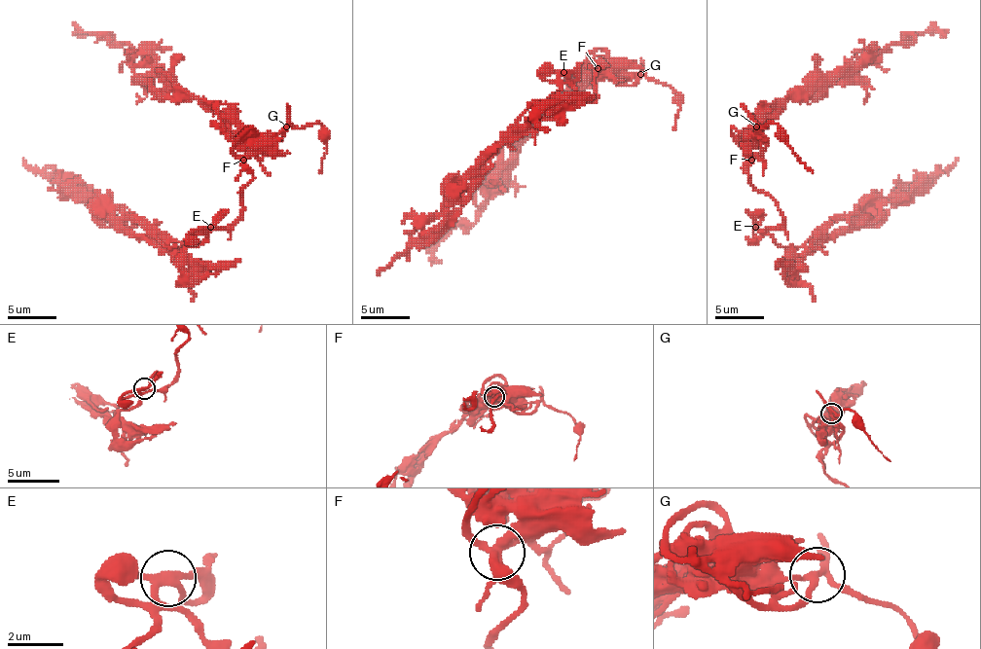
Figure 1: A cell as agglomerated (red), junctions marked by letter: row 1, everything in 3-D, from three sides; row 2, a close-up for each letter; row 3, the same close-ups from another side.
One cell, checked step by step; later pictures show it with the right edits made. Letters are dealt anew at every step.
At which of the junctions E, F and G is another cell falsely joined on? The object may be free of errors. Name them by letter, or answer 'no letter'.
no letter

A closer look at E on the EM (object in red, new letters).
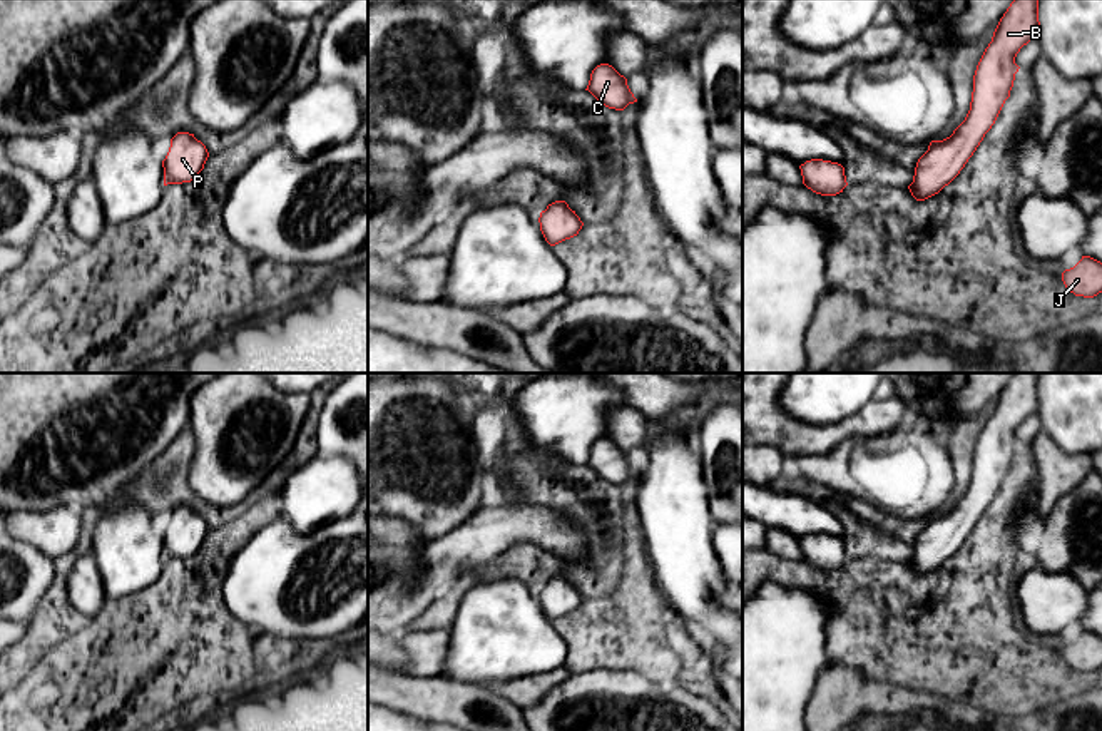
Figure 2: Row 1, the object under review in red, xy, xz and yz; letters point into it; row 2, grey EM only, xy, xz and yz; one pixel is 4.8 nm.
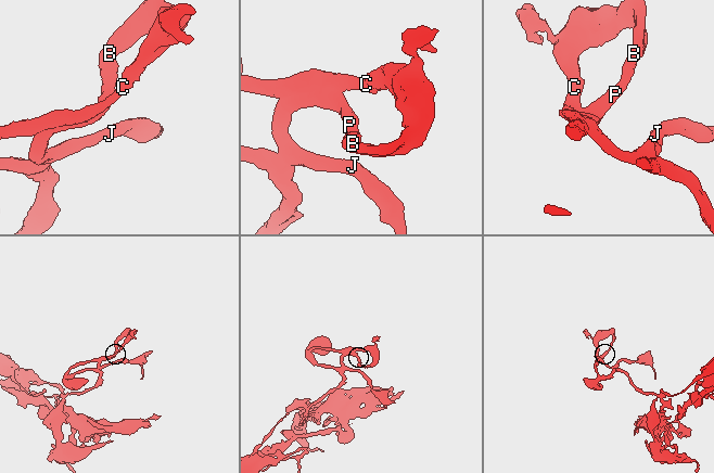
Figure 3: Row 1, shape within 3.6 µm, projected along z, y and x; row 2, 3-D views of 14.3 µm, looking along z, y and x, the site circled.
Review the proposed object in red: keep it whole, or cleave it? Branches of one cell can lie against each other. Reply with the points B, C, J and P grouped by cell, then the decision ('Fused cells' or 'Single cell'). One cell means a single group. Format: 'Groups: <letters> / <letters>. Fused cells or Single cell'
Groups: B C J P. Single cell

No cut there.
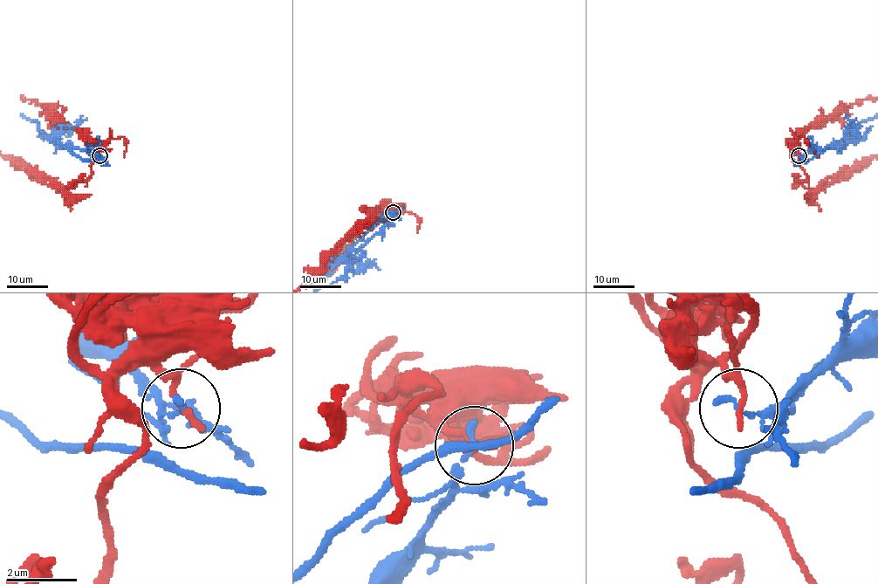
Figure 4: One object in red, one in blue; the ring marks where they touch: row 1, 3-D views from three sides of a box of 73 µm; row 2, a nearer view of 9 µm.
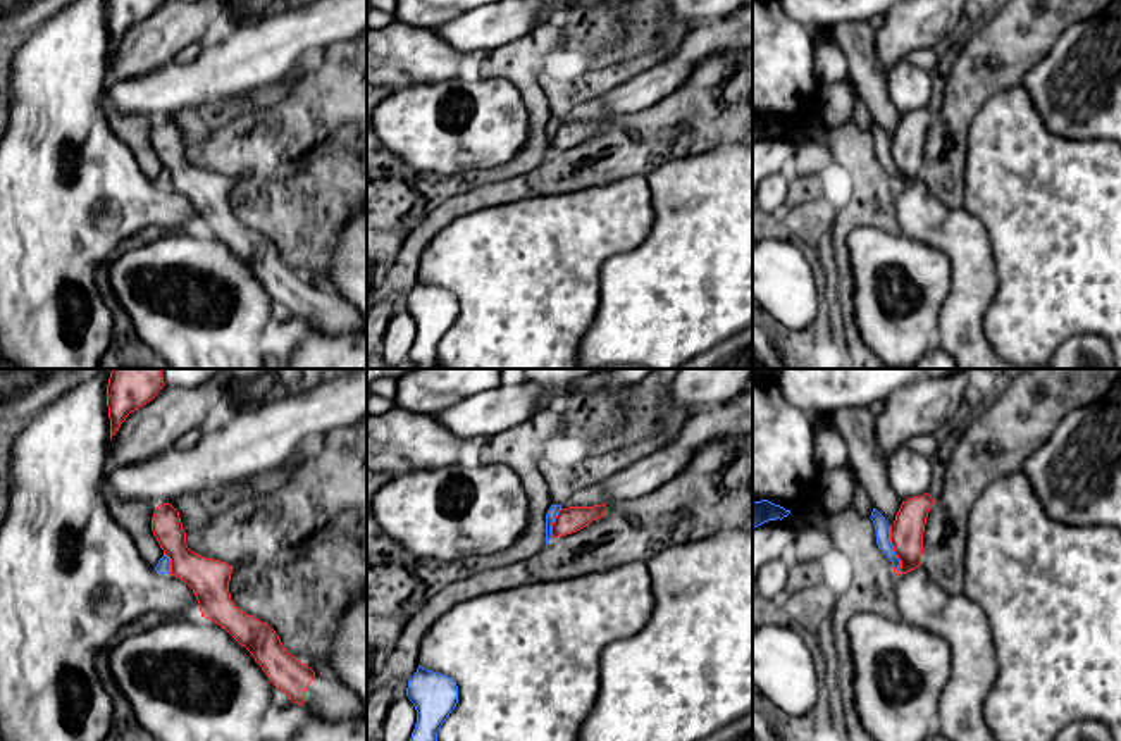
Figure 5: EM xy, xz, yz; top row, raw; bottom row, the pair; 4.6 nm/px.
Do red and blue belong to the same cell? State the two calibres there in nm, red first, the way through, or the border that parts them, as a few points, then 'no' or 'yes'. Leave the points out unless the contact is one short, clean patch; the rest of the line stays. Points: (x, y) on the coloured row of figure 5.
160 nm thick on the red side, 70 nm on the other; border along yz (889, 526), (889, 541), (899, 560), (898, 571); no

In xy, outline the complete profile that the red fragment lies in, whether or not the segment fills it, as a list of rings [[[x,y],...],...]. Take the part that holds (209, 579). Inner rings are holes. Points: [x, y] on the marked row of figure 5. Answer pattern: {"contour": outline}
{"contour": [[[170,503],[157,507],[152,531],[164,555],[170,558],[170,574],[193,589],[201,617],[219,624],[245,646],[269,681],[293,703],[303,705],[322,719],[367,720],[365,705],[353,689],[336,676],[315,674],[288,653],[269,624],[234,605],[229,593],[232,567],[188,548],[179,512]]]}

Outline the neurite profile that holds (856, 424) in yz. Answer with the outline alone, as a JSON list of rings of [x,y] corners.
[[[870,407],[842,408],[833,415],[833,424],[847,445],[849,465],[858,483],[892,526],[902,501],[897,500],[889,483],[889,458],[876,446],[875,420],[876,415]]]

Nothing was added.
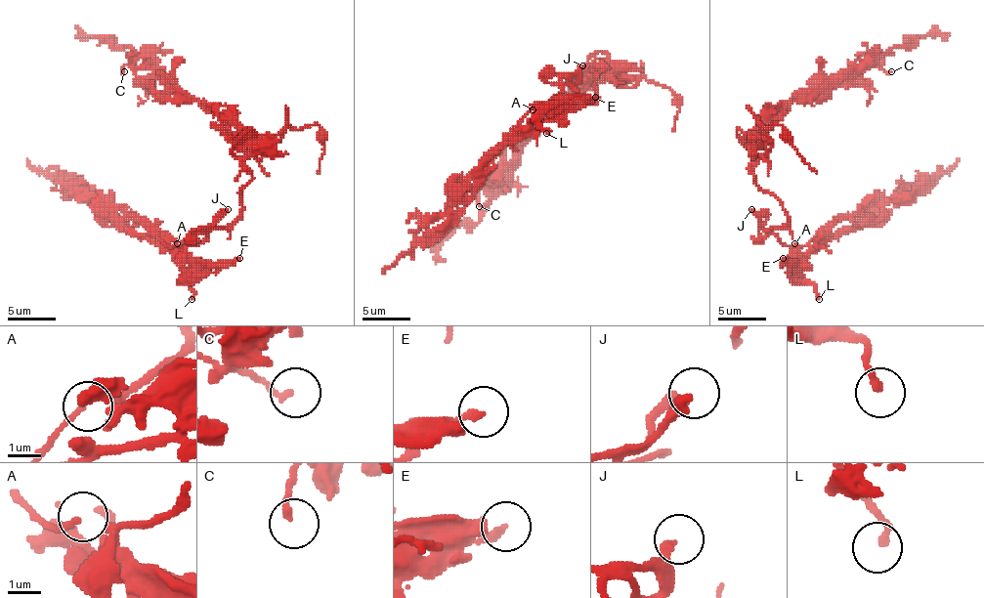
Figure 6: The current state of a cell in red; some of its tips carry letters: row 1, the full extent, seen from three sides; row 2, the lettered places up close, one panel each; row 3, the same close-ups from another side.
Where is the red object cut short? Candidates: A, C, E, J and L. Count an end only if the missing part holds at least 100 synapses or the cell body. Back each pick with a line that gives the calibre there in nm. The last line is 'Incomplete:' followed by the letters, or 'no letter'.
J: calibre 240 nm
Incomplete: J

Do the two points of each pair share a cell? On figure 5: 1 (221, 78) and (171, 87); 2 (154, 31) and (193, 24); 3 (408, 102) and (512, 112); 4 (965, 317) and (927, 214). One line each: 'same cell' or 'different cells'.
1: same cell
2: same cell
3: same cell
4: same cell

